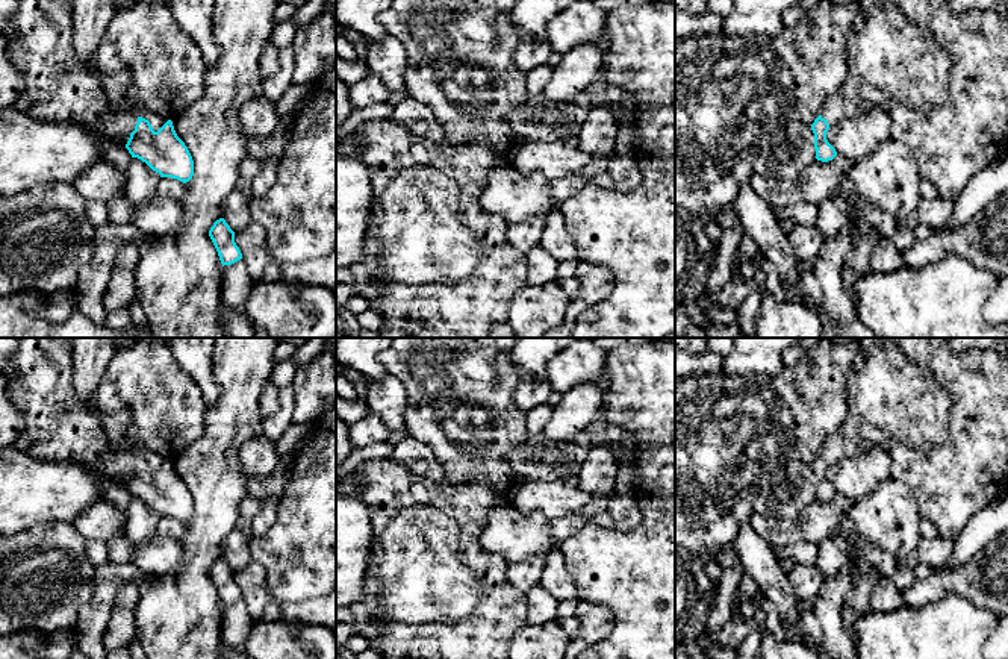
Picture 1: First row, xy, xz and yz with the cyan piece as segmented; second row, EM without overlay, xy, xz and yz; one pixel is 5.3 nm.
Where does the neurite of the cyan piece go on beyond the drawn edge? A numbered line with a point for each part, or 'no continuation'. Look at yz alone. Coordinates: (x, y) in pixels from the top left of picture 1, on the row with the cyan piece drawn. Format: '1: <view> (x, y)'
1: yz (942, 78)

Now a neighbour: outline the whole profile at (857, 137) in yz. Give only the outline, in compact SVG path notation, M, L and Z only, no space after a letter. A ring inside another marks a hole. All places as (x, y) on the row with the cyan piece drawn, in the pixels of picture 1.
M873 108L829 126L826 139L837 155L857 164L867 159L890 138L890 127L891 120L887 111Z

